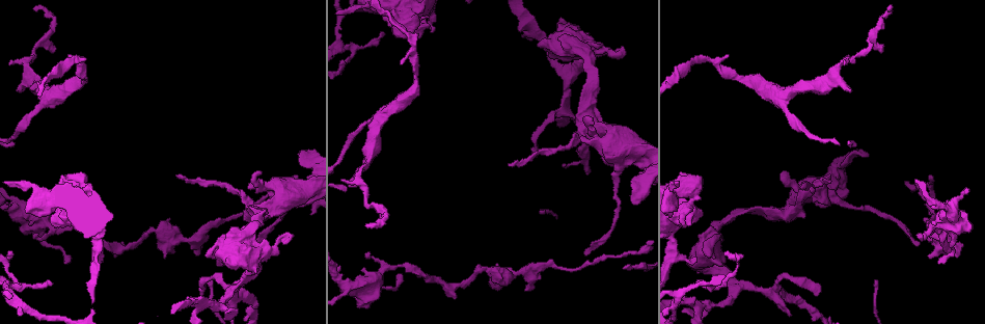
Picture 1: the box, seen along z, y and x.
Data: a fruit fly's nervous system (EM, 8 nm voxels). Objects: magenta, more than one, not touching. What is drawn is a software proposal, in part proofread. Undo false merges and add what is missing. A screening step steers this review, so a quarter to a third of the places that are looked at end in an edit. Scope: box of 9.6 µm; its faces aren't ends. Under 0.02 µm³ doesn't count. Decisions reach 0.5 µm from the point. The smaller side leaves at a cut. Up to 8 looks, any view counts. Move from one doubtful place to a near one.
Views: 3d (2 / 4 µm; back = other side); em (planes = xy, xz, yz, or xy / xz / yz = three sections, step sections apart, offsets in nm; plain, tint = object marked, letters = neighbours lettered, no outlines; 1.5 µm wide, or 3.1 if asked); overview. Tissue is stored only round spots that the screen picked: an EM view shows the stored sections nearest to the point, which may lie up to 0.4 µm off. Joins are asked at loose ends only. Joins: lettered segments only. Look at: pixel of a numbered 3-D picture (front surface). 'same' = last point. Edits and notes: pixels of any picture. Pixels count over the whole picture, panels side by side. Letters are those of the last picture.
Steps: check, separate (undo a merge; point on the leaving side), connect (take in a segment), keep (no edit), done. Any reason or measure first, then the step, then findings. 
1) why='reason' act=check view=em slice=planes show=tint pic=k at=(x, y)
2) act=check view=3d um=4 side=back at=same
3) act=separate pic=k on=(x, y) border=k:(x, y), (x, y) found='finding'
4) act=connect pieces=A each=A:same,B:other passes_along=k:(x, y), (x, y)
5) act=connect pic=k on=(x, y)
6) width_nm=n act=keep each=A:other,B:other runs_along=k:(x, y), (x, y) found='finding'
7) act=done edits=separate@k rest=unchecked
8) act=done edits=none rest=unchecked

why='free end' act=check view=em slice=planes show=letters pic=1 at=(930, 258)

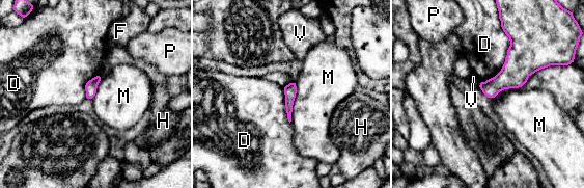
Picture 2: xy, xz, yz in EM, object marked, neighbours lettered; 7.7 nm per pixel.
act=keep each=D:other,F:other,H:other,M:other,P:other,V:other border=2:(296, 83), (296, 97), (289, 122) found='none of them fits'

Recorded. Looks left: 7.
why='an open end' act=check view=em slice=xy step=8 show=letters pic=1 at=(202, 292)

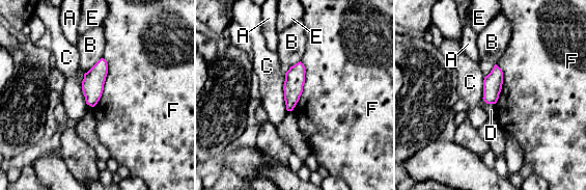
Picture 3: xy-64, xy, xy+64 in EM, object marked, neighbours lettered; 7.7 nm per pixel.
why='another direction' act=check view=em slice=planes show=letters at=same

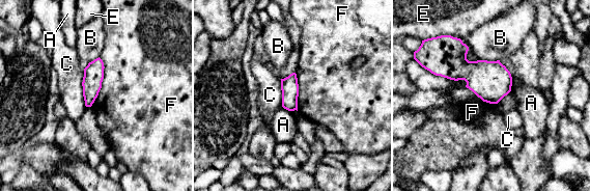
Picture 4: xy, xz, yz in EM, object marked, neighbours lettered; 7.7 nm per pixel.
act=keep each=A:other,B:other,C:other,E:other,F:other border=4:(100, 57), (104, 78), (90, 106) found='none of them fits'

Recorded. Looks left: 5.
act=check view=em slice=planes show=letters pic=1 at=(51, 284)

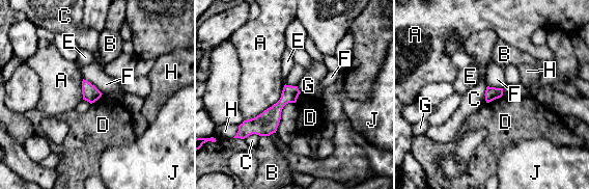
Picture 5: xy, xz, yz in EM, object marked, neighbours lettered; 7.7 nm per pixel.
width_nm=100 act=keep each=A:other,B:other,C:other,D:other,E:other,F:other,G:other,H:other,J:other runs_along=5:(295, 88), (258, 126), (242, 127) found='no lettered segment goes on from it'

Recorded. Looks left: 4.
act=done edits=none rest=unchecked

